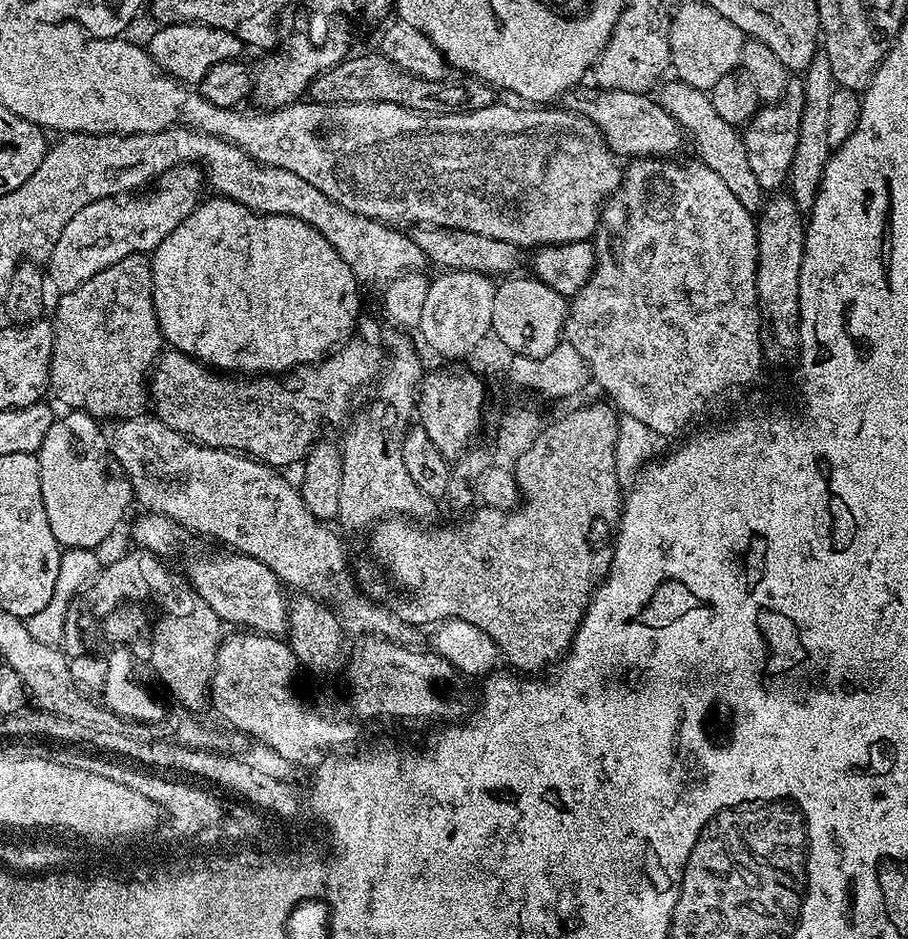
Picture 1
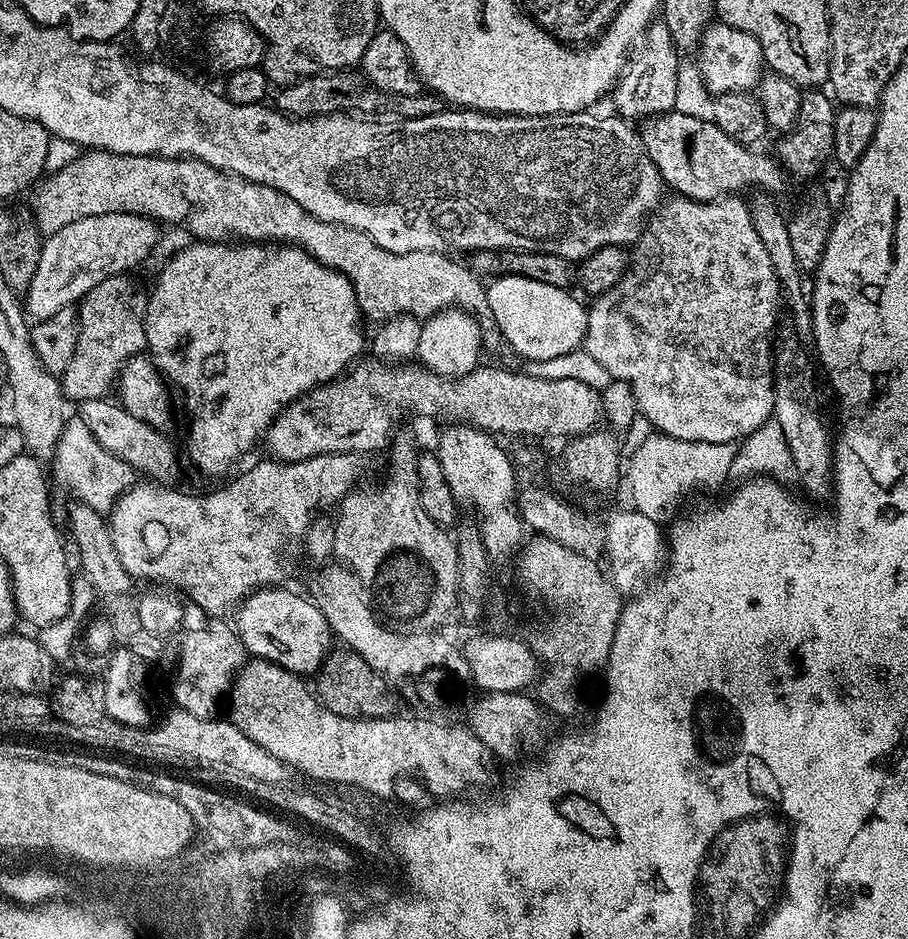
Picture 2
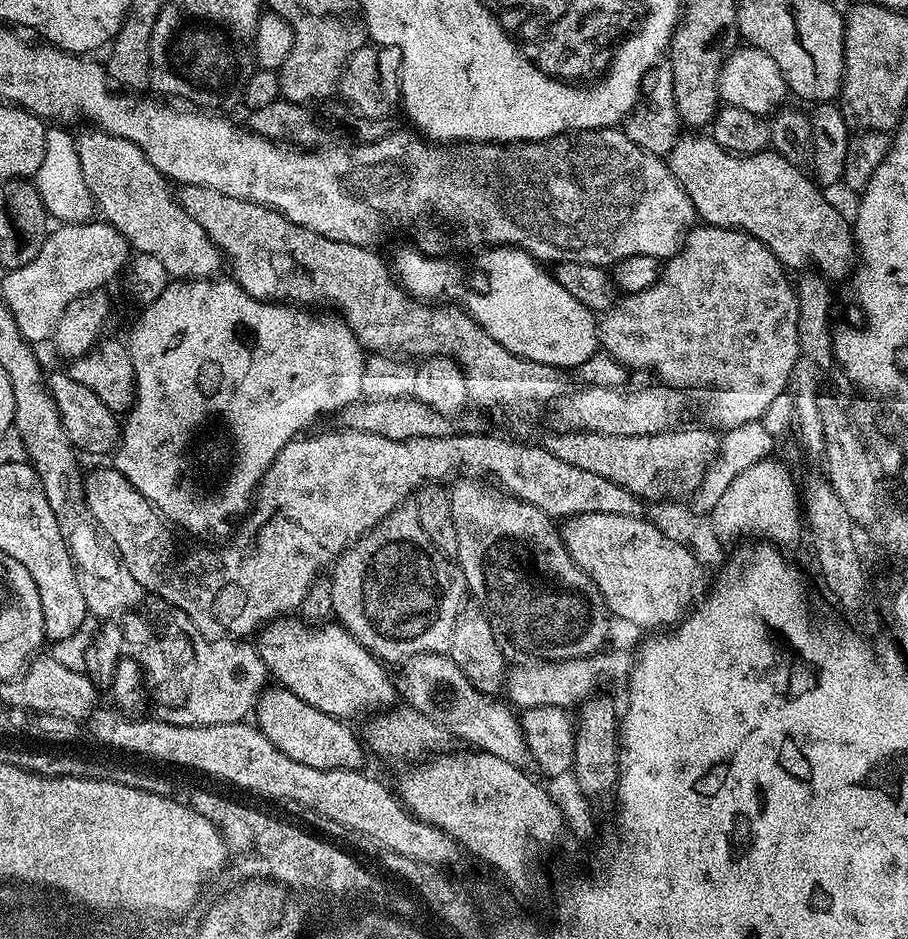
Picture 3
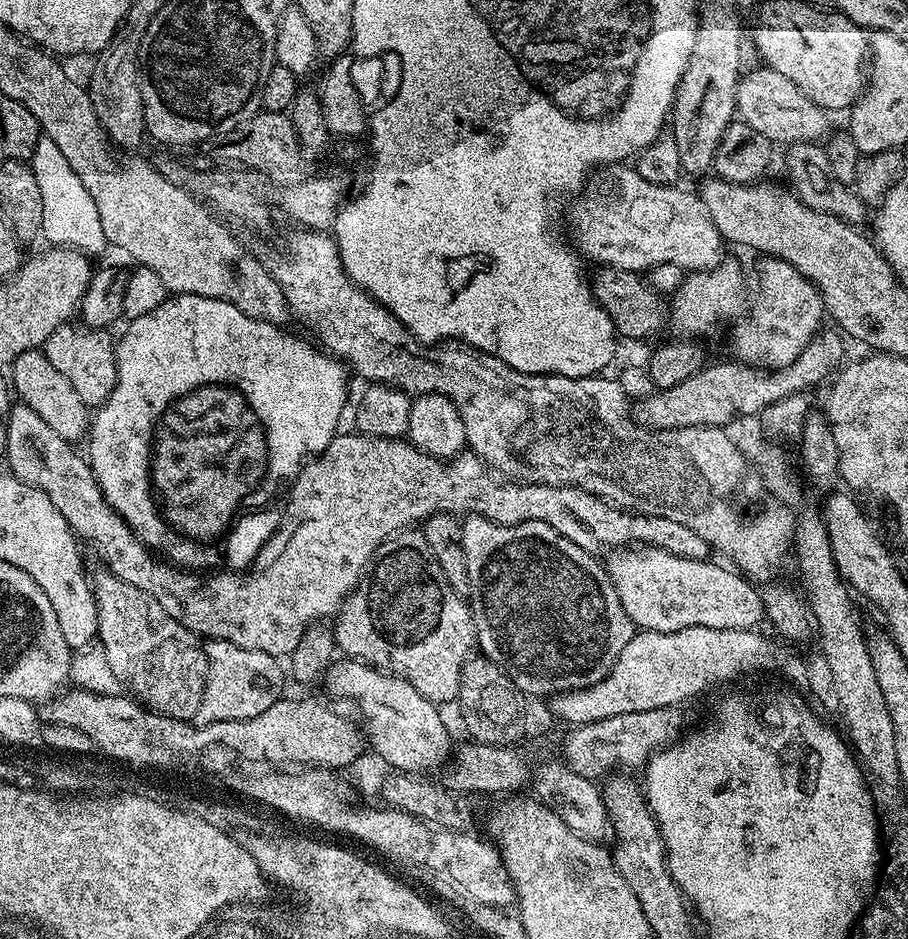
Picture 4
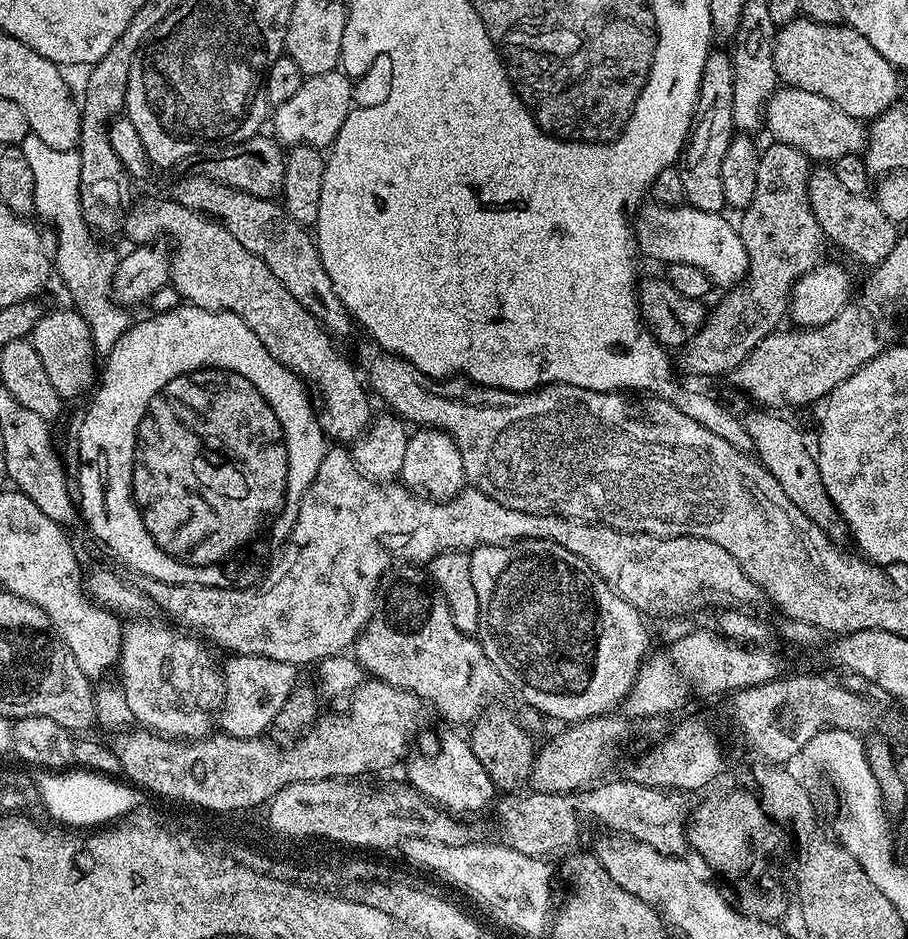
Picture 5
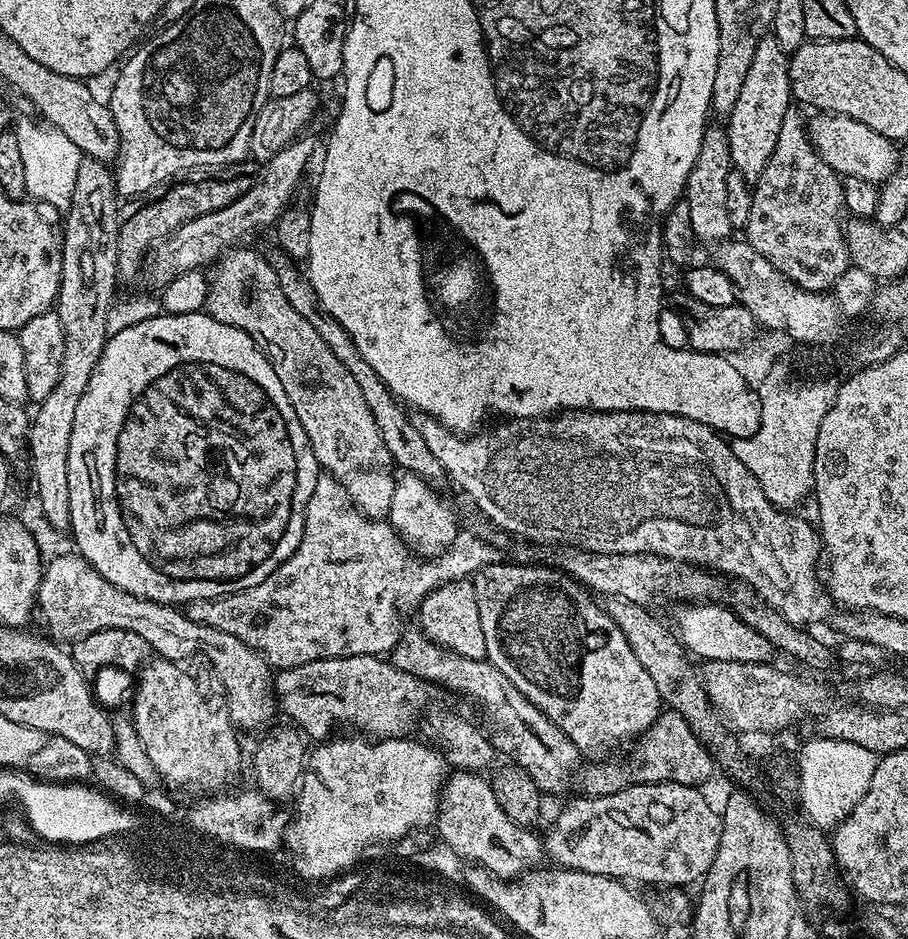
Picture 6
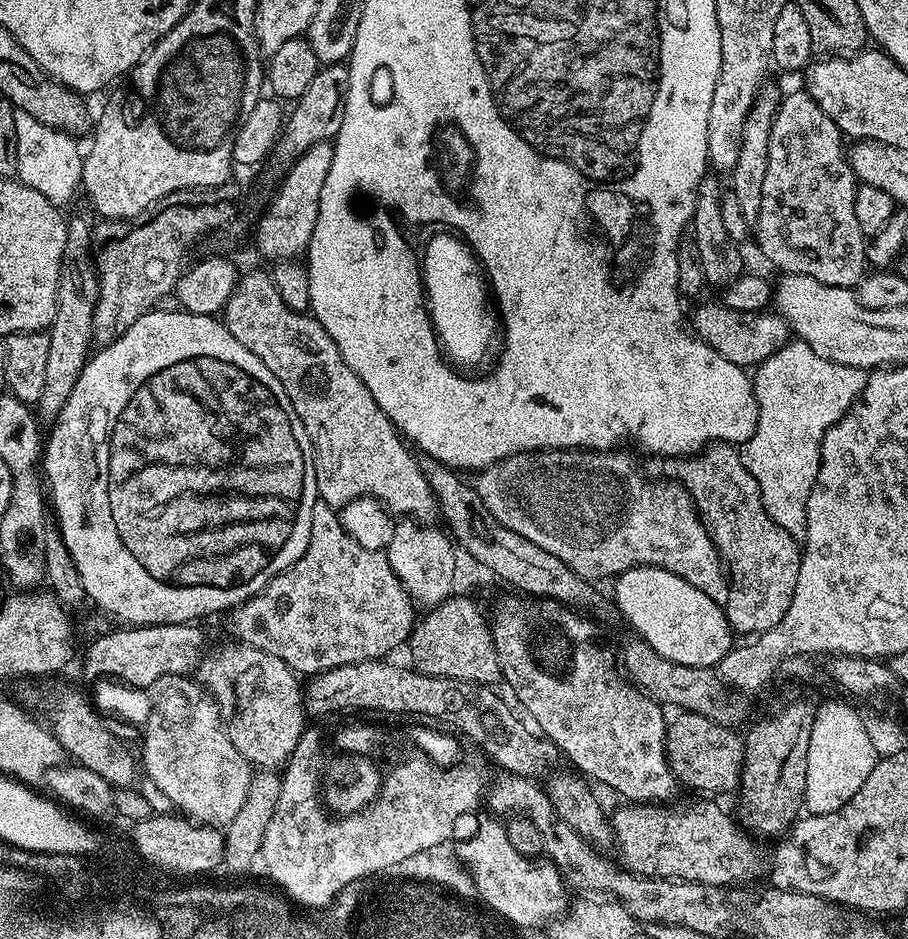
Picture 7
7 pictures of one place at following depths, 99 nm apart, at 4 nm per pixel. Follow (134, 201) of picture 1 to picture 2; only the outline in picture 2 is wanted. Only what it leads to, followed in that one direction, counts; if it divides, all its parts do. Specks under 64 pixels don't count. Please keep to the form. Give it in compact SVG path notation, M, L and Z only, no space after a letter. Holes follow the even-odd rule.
M111 212L98 214L90 218L82 218L78 222L70 222L70 226L62 226L53 236L47 237L41 243L38 270L34 270L34 278L30 278L28 291L23 293L22 304L27 315L33 321L48 320L58 310L73 307L84 299L85 294L94 290L98 282L106 282L111 276L122 276L131 273L152 252L156 244L156 228L147 216L136 216L132 212Z

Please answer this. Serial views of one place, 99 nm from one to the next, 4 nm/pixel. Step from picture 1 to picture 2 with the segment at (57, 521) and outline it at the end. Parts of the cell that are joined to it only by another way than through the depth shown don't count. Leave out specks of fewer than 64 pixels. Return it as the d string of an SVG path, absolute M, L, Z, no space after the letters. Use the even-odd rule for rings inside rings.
M78 414L71 415L59 438L52 459L52 478L70 493L77 501L90 506L95 512L109 513L116 500L136 482L136 473L126 462L122 462L108 450L92 434Z

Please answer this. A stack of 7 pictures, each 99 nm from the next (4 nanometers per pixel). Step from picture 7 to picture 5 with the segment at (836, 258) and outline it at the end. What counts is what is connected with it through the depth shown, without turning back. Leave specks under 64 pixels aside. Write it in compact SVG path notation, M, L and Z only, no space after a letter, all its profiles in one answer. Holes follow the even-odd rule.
M779 142L769 143L769 148L766 147L760 153L760 161L758 162L758 190L754 190L754 198L750 202L748 208L743 209L741 220L738 220L738 231L742 238L742 246L746 246L746 254L748 255L748 274L746 283L743 286L737 286L720 300L720 305L716 309L707 313L706 319L702 327L698 330L698 334L694 334L694 338L690 338L684 347L679 349L680 364L678 360L678 368L685 372L688 376L724 376L727 377L738 366L742 366L742 362L746 362L746 358L752 351L758 347L767 336L772 335L781 327L780 319L785 319L788 310L788 301L792 295L792 287L796 284L799 276L806 275L810 270L820 267L824 256L824 244L826 245L826 237L822 226L818 226L818 218L814 218L814 210L810 206L810 198L808 197L808 173L810 171L810 161L808 157L801 154L794 146L786 146Z

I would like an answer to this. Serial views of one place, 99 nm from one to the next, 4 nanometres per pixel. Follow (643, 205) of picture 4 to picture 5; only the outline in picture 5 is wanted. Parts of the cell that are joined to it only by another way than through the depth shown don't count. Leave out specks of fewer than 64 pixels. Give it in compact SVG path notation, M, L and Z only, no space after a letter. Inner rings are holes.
M655 202L649 205L649 208L641 207L634 220L634 235L643 255L645 252L661 260L664 266L678 262L698 266L698 270L705 272L717 289L724 288L720 290L731 290L747 277L746 246L742 246L737 225L733 221L731 224L727 215L691 206L661 206Z

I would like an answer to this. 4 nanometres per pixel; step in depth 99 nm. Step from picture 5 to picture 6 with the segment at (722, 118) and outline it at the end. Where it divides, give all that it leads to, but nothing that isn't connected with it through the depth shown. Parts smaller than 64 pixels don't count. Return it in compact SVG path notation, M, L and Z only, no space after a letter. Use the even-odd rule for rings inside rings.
M710 126L704 131L702 146L688 175L686 199L690 206L690 226L697 241L723 242L733 235L730 213L726 210L726 178L734 171L730 154L728 133L723 127Z

